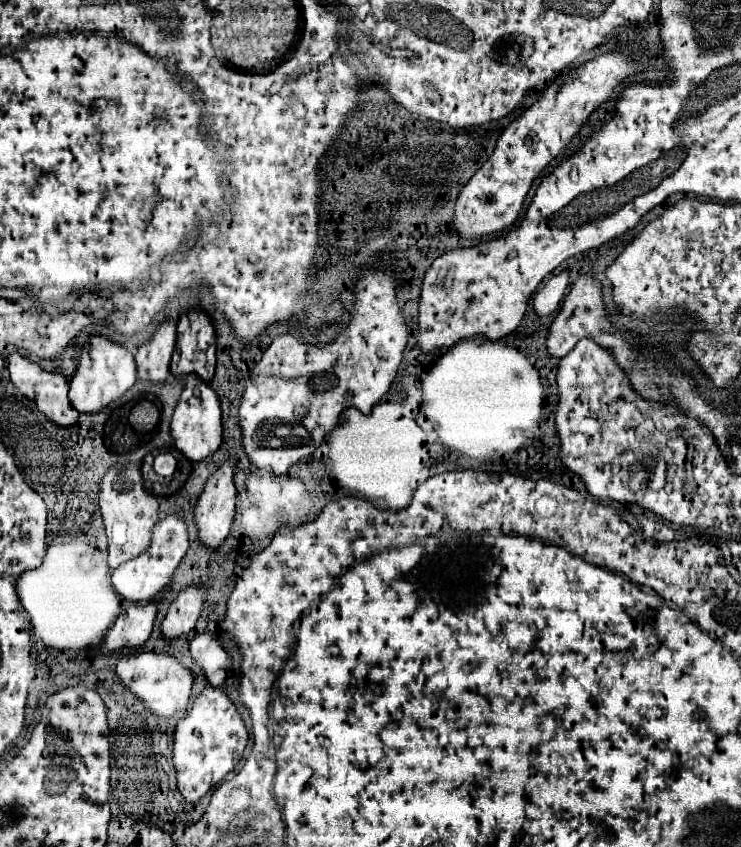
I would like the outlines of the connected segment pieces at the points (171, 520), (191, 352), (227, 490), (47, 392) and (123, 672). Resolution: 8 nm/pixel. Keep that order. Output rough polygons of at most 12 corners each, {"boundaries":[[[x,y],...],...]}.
{"boundaries":[[[173,515],[153,527],[151,547],[113,571],[115,591],[151,601],[189,549]],[[205,313],[177,323],[173,377],[211,381],[215,331]],[[233,461],[213,473],[195,505],[203,547],[225,543],[235,515]],[[19,353],[7,369],[19,393],[57,427],[79,419],[69,383]],[[127,653],[117,681],[149,713],[185,713],[193,675],[175,657]]]}

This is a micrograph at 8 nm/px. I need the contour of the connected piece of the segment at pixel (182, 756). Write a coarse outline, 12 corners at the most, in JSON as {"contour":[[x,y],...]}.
{"contour":[[205,687],[175,727],[177,789],[197,803],[241,759],[249,733]]}

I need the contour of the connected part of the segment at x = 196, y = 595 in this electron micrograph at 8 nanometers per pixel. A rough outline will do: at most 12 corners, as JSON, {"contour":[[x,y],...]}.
{"contour":[[203,587],[183,589],[159,631],[165,641],[195,629]]}

